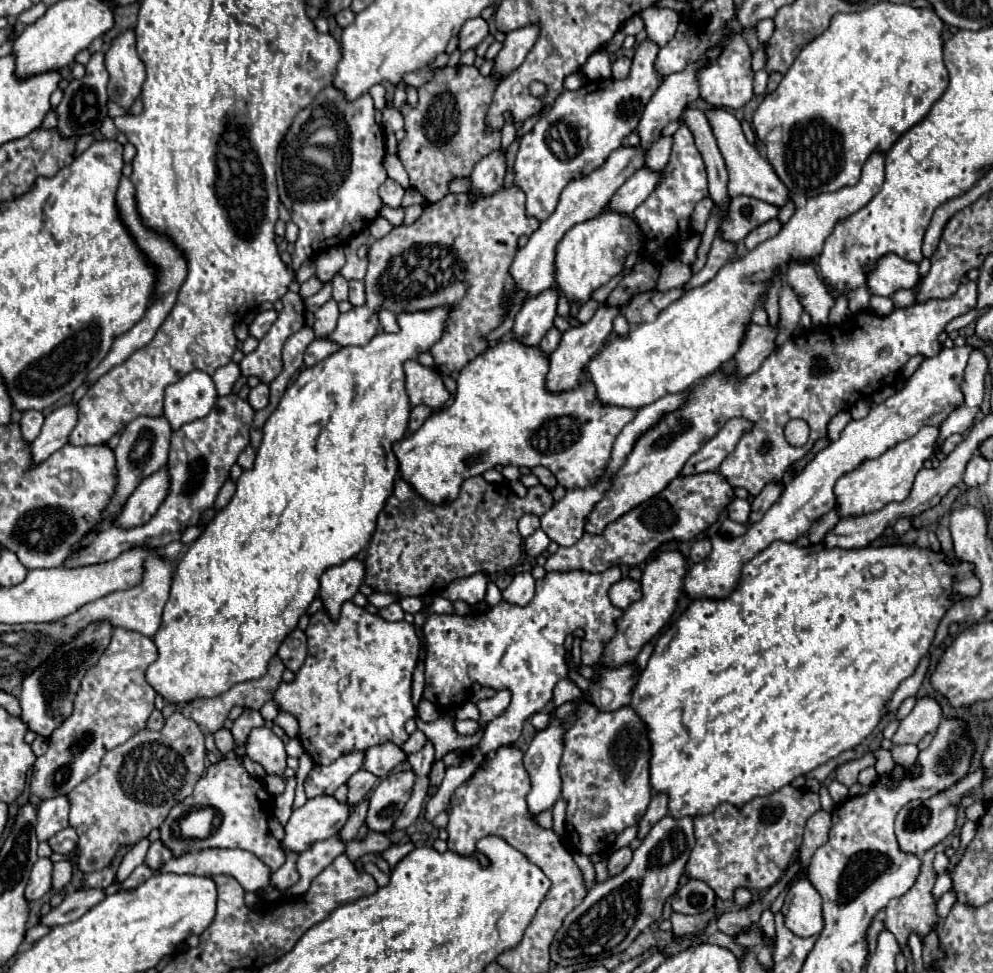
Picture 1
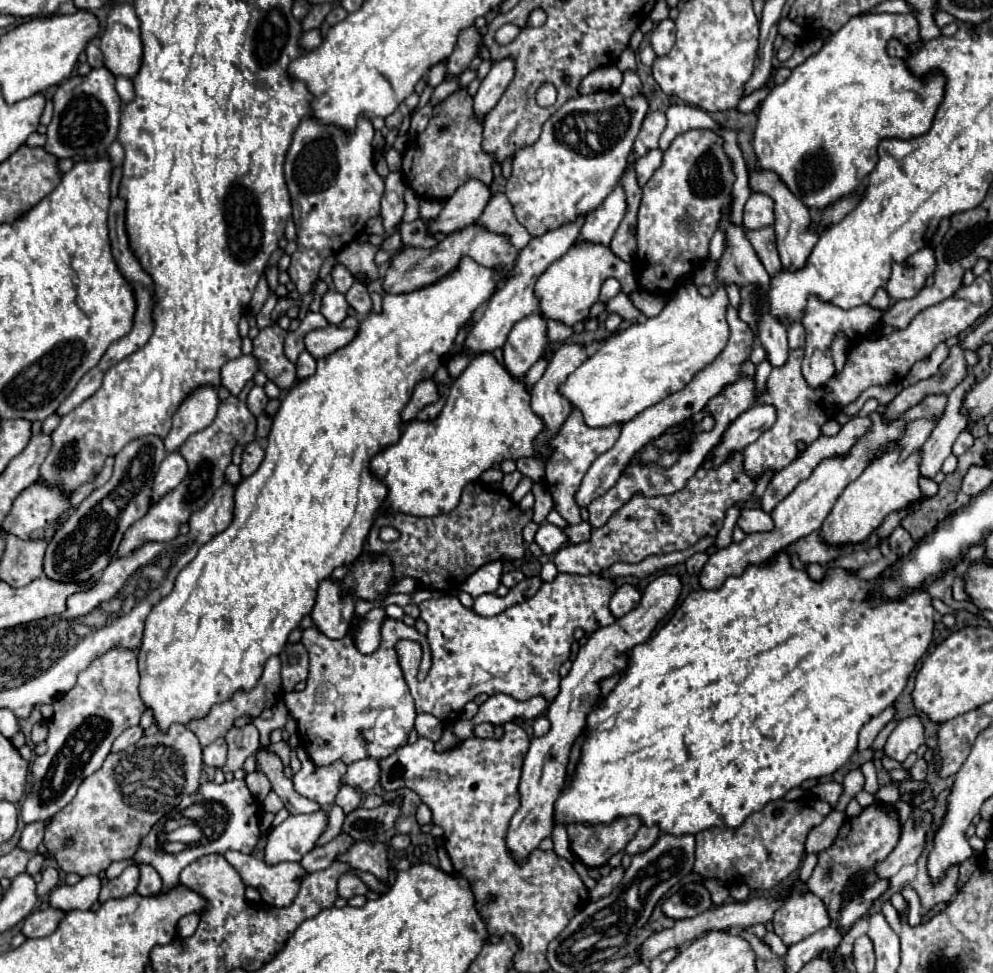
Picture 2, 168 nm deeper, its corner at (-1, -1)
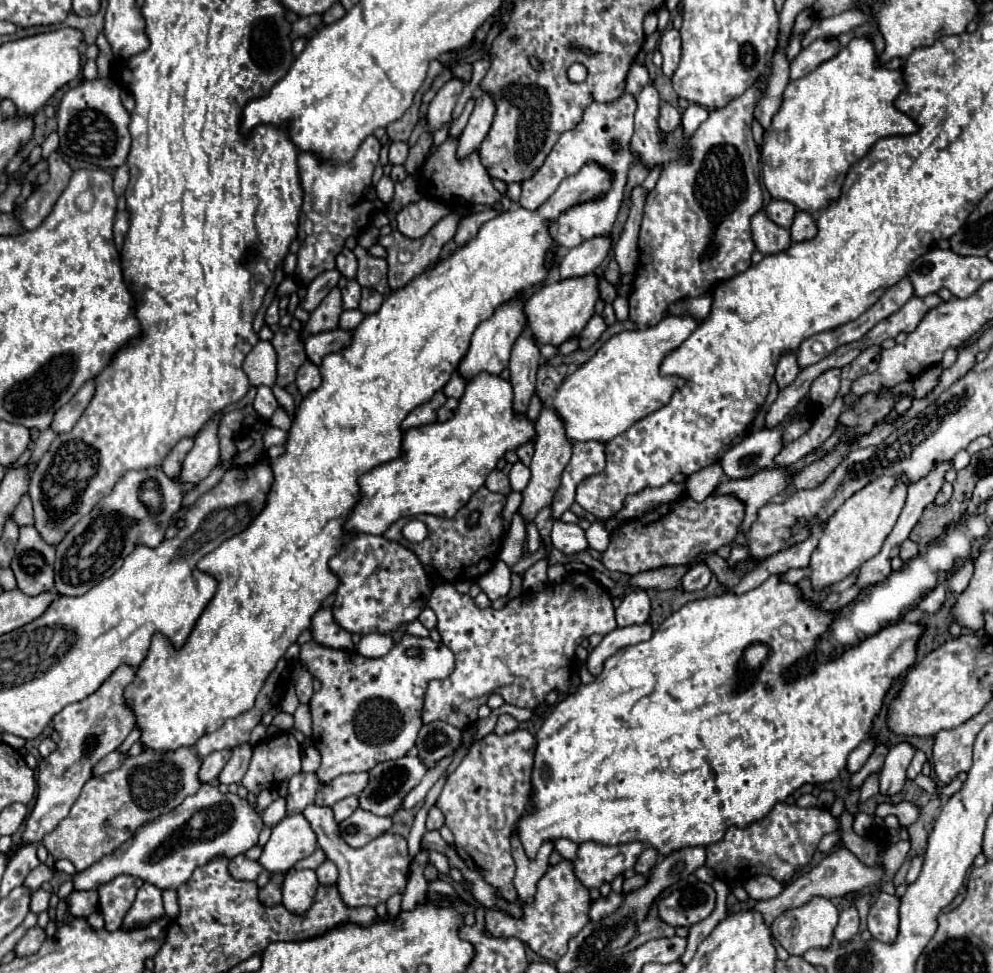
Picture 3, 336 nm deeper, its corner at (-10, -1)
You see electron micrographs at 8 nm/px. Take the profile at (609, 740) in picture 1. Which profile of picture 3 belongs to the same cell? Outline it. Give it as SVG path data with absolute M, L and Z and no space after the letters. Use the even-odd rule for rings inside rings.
M593 841L581 843L577 857L573 859L575 877L589 891L599 889L603 883L611 883L617 875L633 869L643 847L643 843L625 843L615 847L599 845Z

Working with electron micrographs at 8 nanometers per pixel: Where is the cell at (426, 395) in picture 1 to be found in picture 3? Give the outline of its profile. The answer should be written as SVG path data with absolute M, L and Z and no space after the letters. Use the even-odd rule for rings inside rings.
M439 391L433 395L433 399L429 403L423 403L419 407L415 407L401 423L401 429L407 431L411 427L421 427L421 425L429 425L429 423L435 423L437 421L437 411L439 407L445 403L445 395Z

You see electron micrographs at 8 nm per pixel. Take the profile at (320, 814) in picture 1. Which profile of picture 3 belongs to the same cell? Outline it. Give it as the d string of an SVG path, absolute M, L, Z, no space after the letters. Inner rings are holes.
M287 815L273 827L257 863L269 873L281 873L289 871L299 859L309 857L315 849L317 839L309 821L303 815Z

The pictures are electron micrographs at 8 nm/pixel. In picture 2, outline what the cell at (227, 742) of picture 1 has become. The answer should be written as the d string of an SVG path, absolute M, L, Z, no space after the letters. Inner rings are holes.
M220 737L204 747L204 765L222 767L226 763L226 741Z

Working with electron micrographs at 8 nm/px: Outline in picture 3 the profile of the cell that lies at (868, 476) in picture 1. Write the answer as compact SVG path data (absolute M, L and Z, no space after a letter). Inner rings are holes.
M875 479L875 483L869 483L863 487L863 491L857 491L851 499L847 499L839 511L827 521L825 529L819 535L819 545L811 555L809 561L809 581L815 591L823 587L831 587L851 573L855 573L865 561L875 557L891 533L891 529L897 523L897 517L903 509L907 497L907 487L899 483L899 479Z

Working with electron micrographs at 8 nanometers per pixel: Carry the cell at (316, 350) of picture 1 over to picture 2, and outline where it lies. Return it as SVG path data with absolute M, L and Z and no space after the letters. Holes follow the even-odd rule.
M302 351L300 359L296 363L296 375L298 375L298 379L310 377L310 375L314 375L314 371L316 371L316 359L308 351Z

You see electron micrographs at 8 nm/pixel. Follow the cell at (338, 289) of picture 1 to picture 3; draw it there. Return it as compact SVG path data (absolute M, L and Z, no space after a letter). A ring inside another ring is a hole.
M343 247L343 251L337 255L337 269L347 277L347 279L353 279L355 273L357 273L357 259L353 255L351 249Z

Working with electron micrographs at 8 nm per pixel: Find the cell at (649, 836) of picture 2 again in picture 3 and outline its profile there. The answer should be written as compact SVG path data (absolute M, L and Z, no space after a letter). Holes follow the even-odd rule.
M647 847L643 853L641 853L641 857L637 859L637 865L635 865L635 873L637 875L647 875L653 867L655 867L655 863L657 863L657 851L655 849L651 849L651 847Z

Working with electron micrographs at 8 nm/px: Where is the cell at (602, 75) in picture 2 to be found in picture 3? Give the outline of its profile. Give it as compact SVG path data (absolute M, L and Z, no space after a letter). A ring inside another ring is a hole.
M633 63L629 75L627 75L627 93L631 93L633 97L639 95L639 91L649 83L649 71L643 63Z

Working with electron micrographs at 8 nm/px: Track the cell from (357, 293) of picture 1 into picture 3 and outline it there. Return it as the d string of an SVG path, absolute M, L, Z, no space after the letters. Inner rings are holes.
M367 287L363 289L359 309L361 309L365 315L375 313L375 311L381 307L381 303L383 303L383 295L381 295L381 293L377 293L377 291L373 291L373 289L367 289Z

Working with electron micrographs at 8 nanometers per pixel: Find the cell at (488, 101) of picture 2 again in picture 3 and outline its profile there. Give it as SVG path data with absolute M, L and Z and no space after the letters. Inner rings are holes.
M485 93L483 97L477 99L477 105L469 117L469 123L457 141L457 159L465 159L473 151L477 151L477 147L481 145L481 141L485 139L491 127L493 115L495 115L495 103L491 103L491 95Z

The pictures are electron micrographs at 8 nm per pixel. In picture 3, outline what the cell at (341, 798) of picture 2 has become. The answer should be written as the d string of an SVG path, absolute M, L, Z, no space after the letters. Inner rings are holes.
M351 795L351 797L347 797L347 799L341 799L339 803L335 803L335 805L333 805L335 821L339 823L339 821L347 819L347 815L351 815L357 807L359 807L359 801L357 801L357 797L355 797L355 795Z

